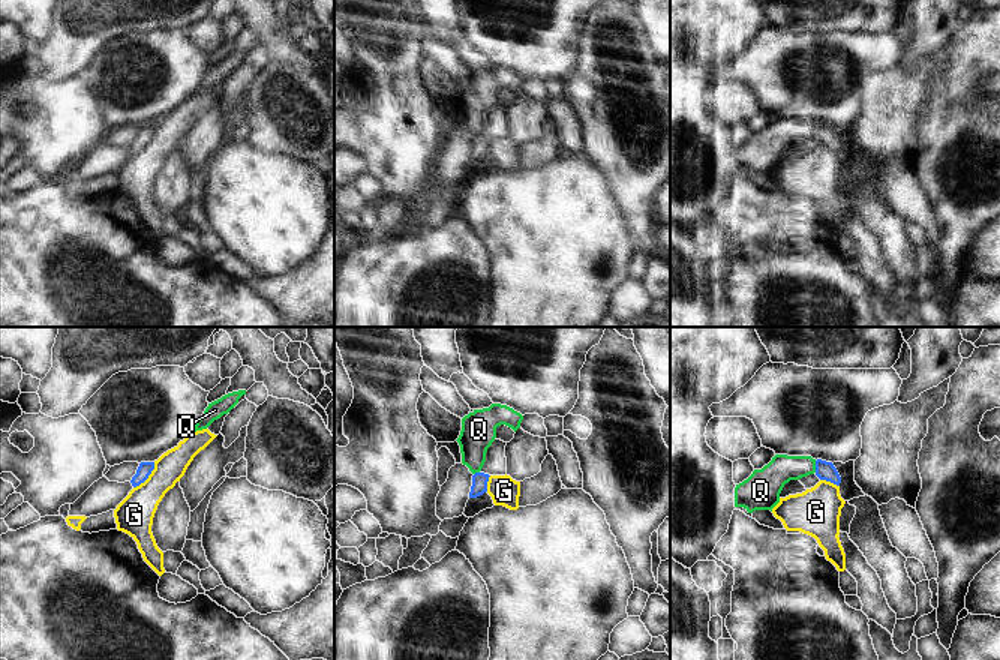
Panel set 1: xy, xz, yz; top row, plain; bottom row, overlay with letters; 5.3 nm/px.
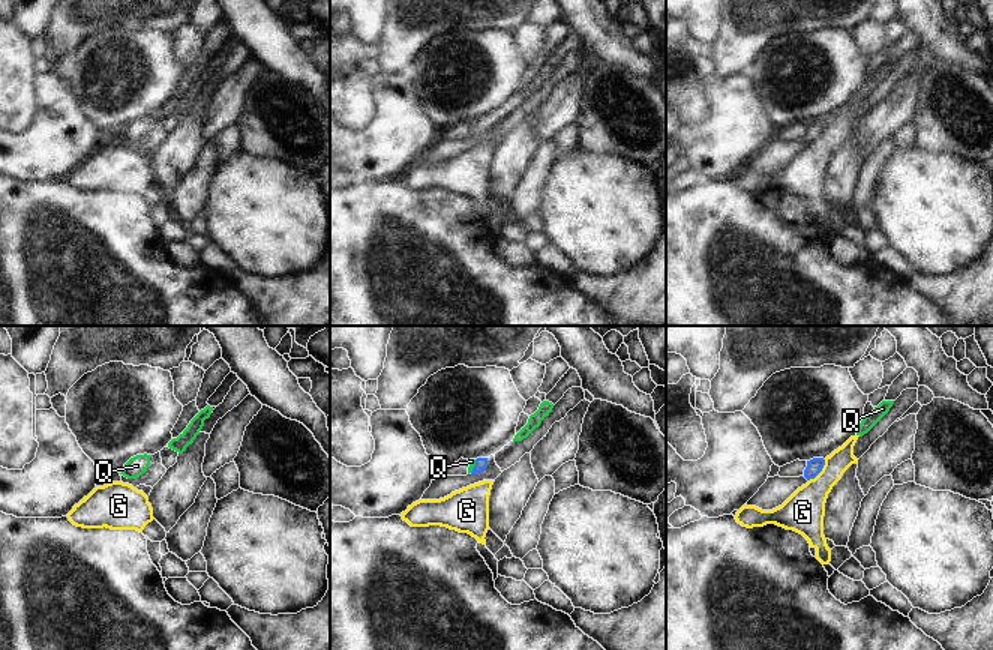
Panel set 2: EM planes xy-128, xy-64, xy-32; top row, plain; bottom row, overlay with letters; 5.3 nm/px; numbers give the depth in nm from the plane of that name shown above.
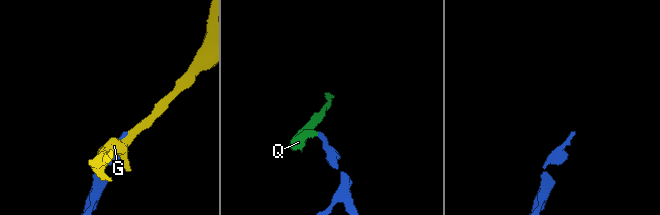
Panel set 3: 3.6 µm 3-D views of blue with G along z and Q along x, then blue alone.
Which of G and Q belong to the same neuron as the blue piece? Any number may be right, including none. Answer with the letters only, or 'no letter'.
Q.

